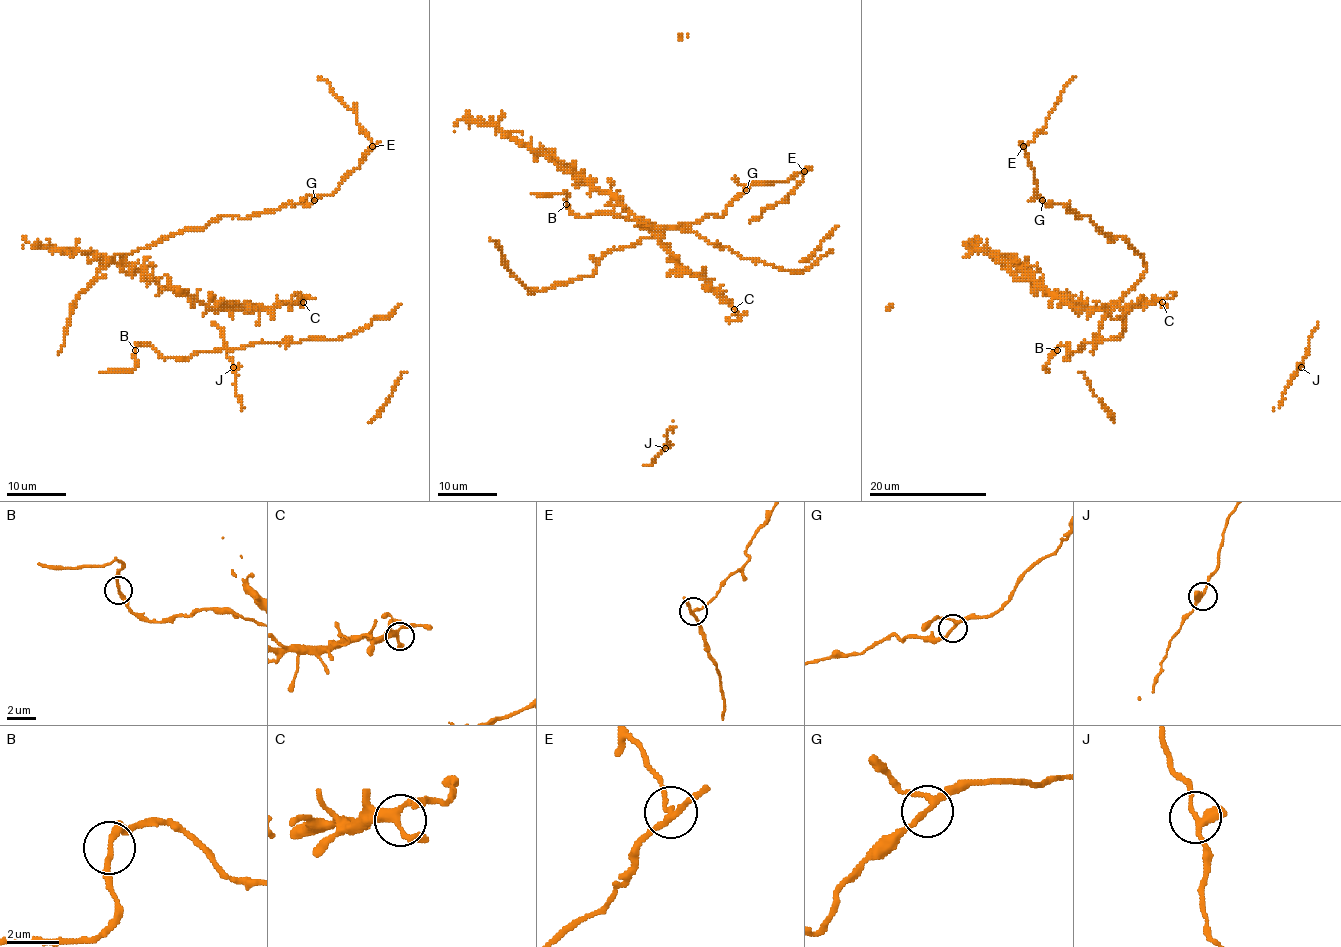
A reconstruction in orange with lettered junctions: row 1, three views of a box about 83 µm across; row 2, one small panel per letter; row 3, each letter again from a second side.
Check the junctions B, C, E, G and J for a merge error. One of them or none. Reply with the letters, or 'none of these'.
E

